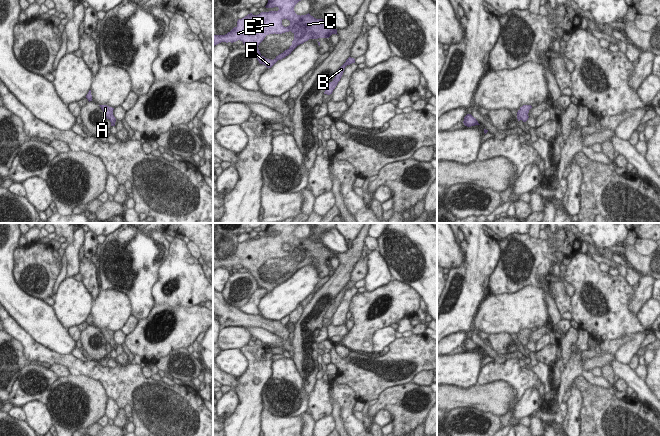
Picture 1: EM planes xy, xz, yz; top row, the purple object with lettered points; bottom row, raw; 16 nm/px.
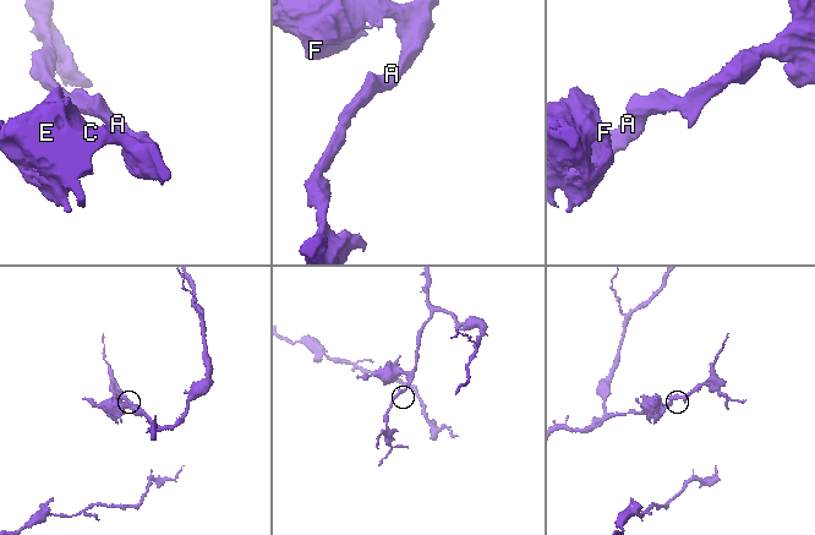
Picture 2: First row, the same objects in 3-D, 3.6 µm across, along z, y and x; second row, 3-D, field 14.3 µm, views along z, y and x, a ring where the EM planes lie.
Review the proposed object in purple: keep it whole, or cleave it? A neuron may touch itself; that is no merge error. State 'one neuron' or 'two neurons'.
one neuron

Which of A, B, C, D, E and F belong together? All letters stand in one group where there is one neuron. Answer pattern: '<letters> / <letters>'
A B C D E F

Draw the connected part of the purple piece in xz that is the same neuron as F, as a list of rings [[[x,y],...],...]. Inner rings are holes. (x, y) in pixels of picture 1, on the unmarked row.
[[[269,223],[266,232],[278,231],[278,235],[261,236],[258,239],[248,238],[238,243],[237,250],[225,259],[213,259],[213,271],[221,266],[242,265],[256,280],[260,288],[271,292],[278,284],[291,278],[300,268],[309,263],[329,262],[337,258],[337,253],[329,251],[323,243],[316,243],[309,237],[297,239],[295,229],[304,223]],[[291,255],[294,258],[292,269],[275,283],[261,279],[258,269],[269,258],[282,258]]]

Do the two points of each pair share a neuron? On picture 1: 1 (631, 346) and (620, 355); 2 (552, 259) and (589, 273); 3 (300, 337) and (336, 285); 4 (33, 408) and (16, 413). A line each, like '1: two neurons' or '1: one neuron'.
1: one neuron
2: two neurons
3: one neuron
4: two neurons

